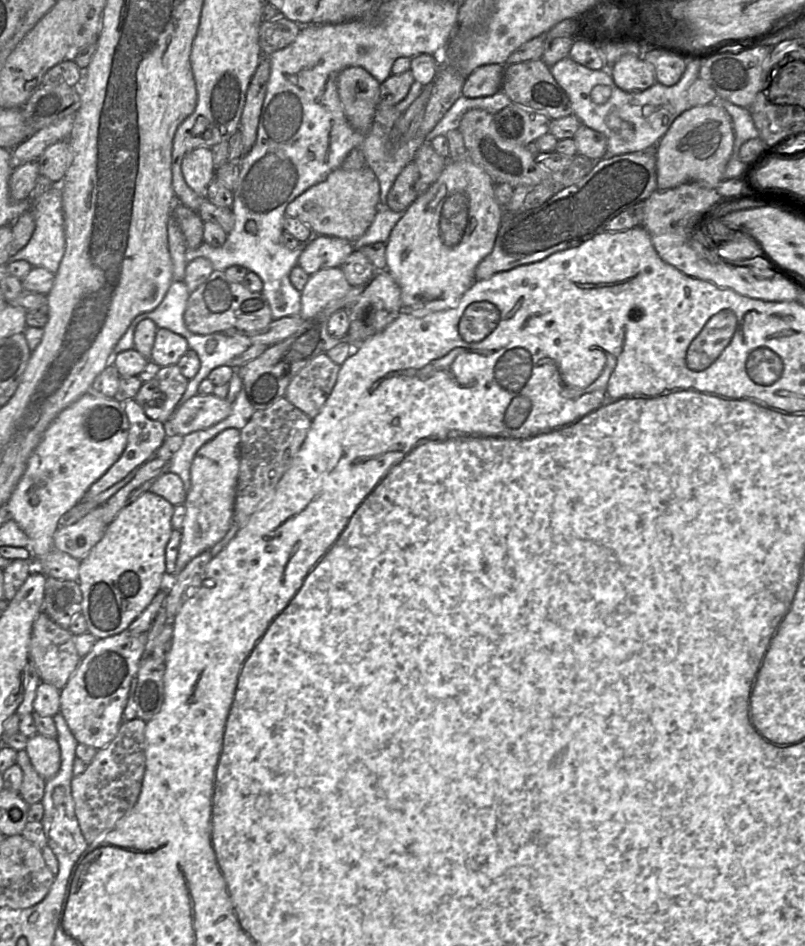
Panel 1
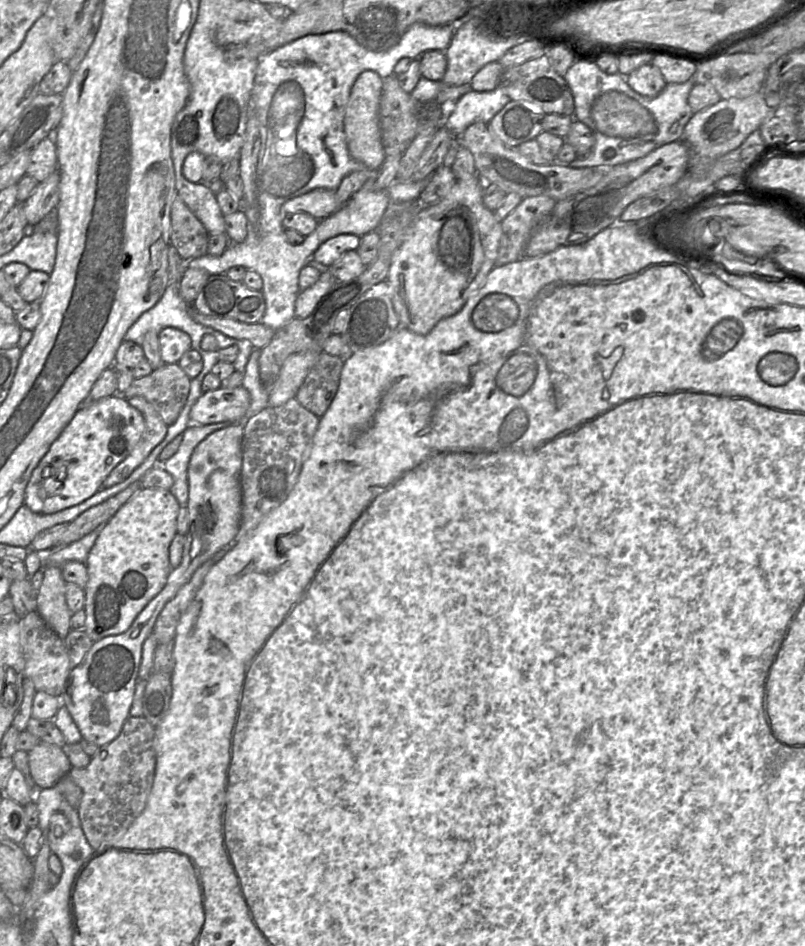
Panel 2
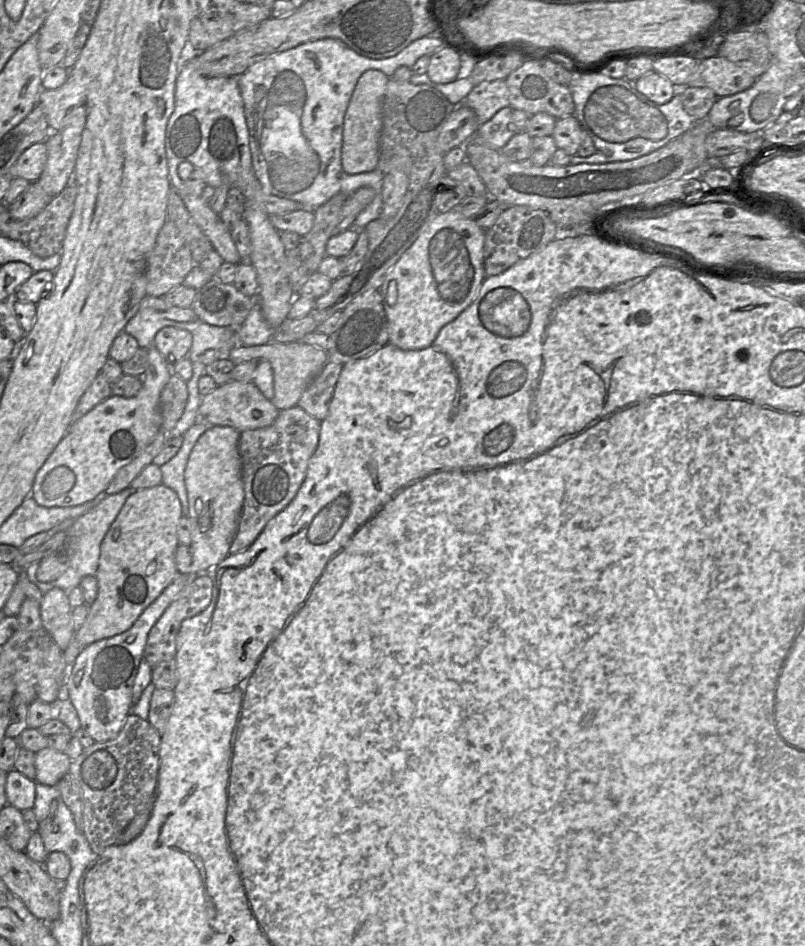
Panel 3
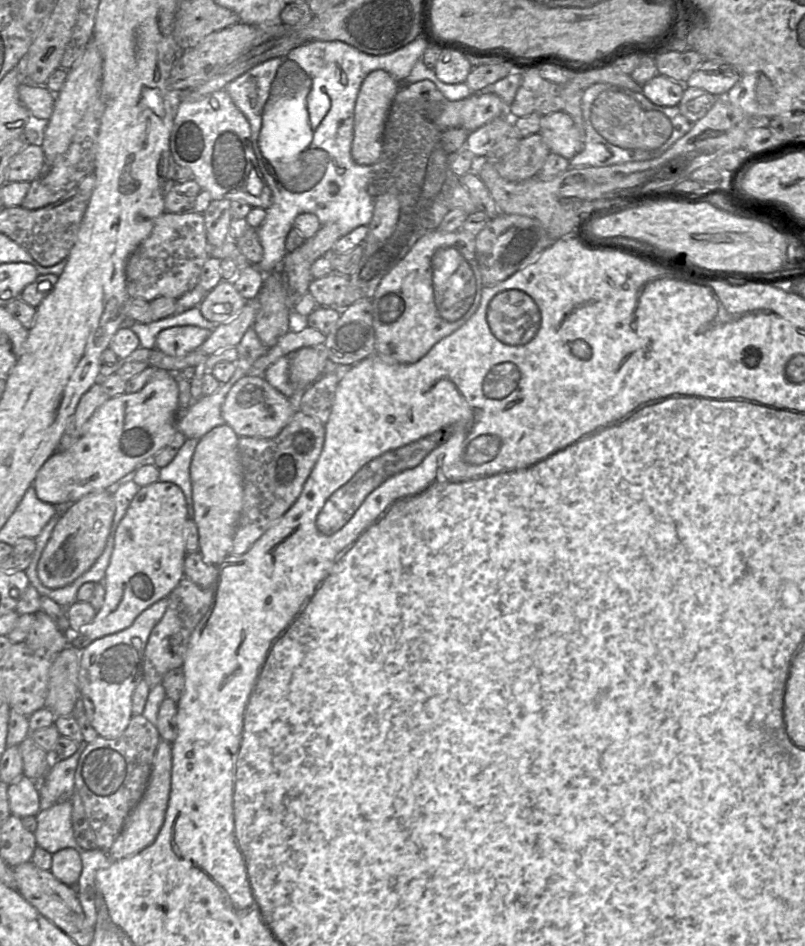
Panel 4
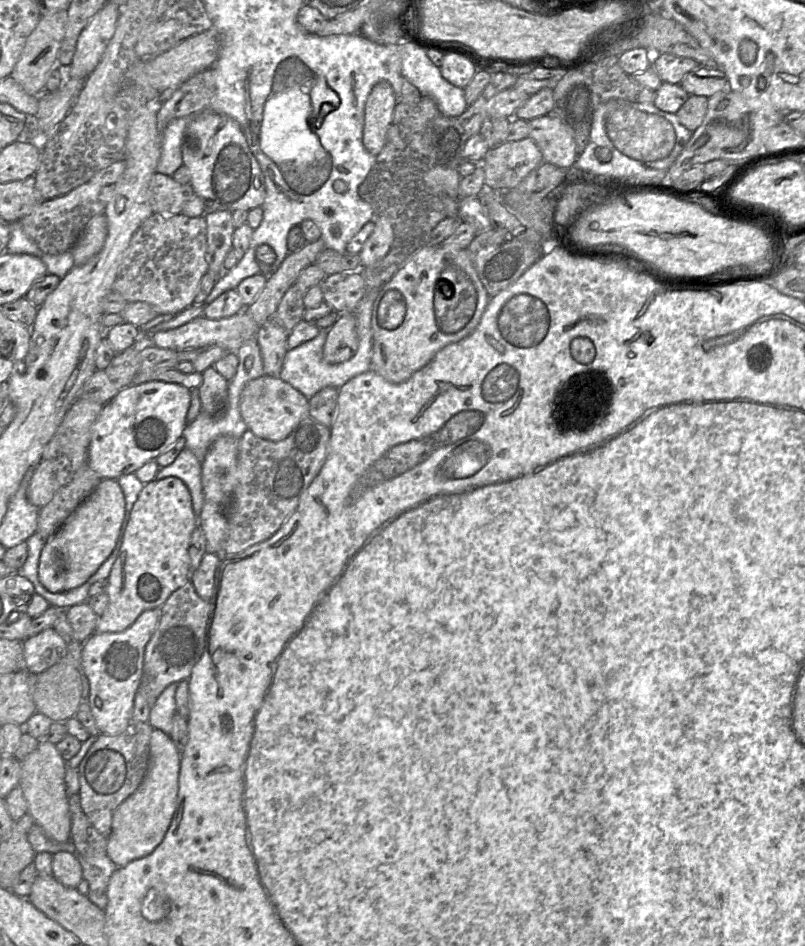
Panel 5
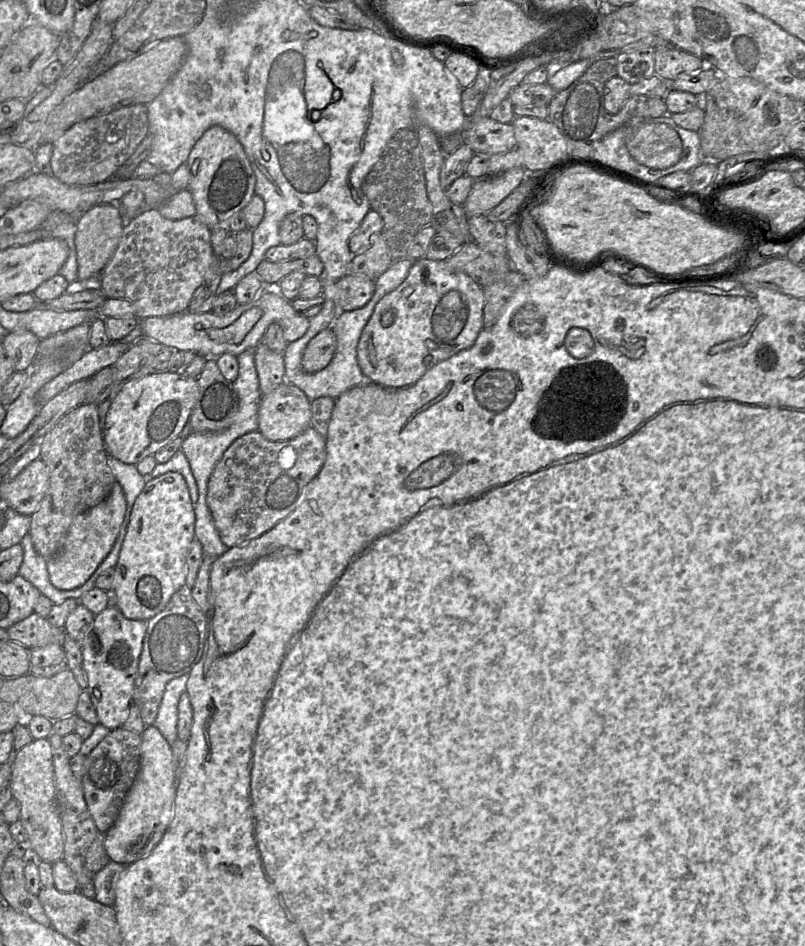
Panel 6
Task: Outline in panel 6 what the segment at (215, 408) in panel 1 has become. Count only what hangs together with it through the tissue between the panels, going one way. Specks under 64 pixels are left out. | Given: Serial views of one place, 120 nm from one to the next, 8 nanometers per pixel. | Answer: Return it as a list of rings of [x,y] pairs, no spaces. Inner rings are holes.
[[[284,382],[263,395],[258,431],[270,441],[293,439],[311,426],[311,401],[295,385]]]

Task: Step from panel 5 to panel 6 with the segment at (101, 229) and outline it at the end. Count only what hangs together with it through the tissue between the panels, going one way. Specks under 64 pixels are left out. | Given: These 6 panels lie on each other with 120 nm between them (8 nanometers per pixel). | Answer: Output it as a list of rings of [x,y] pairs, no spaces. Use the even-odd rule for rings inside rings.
[[[98,204],[79,215],[74,237],[78,280],[87,280],[100,274],[114,254],[122,236],[123,228],[123,217],[117,204]]]

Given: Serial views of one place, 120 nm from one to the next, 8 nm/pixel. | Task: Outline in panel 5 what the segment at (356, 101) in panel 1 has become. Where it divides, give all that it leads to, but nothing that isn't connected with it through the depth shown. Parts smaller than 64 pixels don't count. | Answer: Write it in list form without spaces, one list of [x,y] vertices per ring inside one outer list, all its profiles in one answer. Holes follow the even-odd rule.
[[[389,82],[374,85],[365,104],[363,128],[363,145],[372,155],[377,156],[383,149],[396,104],[397,97]]]

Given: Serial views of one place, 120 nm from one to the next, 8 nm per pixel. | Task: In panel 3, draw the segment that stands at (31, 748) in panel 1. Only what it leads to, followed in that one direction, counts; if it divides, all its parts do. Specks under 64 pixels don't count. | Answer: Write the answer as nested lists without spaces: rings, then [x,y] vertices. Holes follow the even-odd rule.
[[[46,747],[36,753],[35,781],[48,786],[56,785],[69,773],[71,758],[65,753]]]

